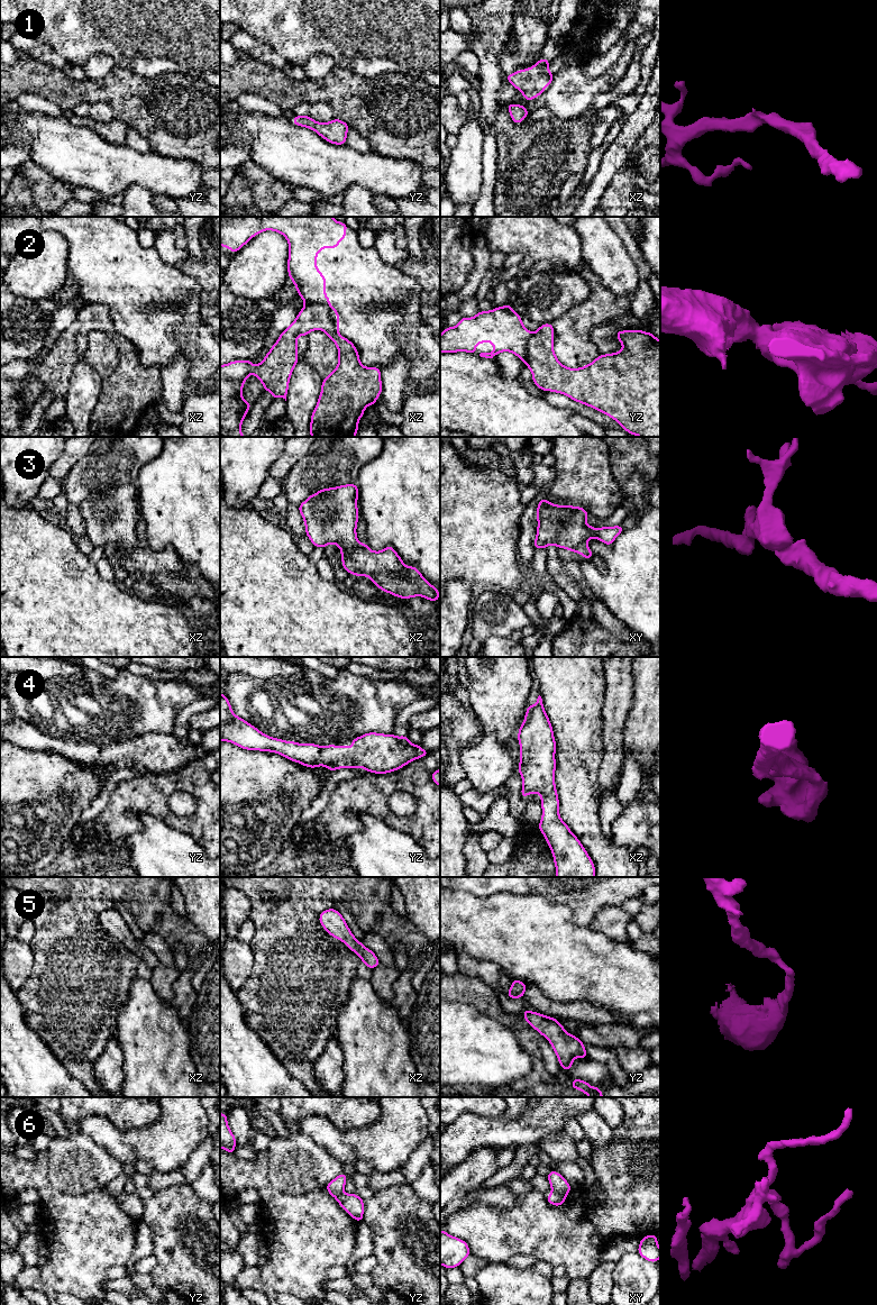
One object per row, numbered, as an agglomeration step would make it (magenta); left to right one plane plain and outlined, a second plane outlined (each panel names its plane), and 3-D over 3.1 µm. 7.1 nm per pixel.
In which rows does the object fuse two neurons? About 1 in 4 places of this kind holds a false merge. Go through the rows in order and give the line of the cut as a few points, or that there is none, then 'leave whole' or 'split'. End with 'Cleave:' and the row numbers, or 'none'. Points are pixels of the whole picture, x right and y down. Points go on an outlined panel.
1: no cut | leave whole
2: xz (305, 303), (326, 304), (329, 308), (337, 332) | split
3: xy (585, 543), (573, 548), (566, 548) | split
4: no cut | leave whole
5: no cut | leave whole
6: xy (551, 1189), (565, 1196) | split
Cleave: 2, 3, 6

